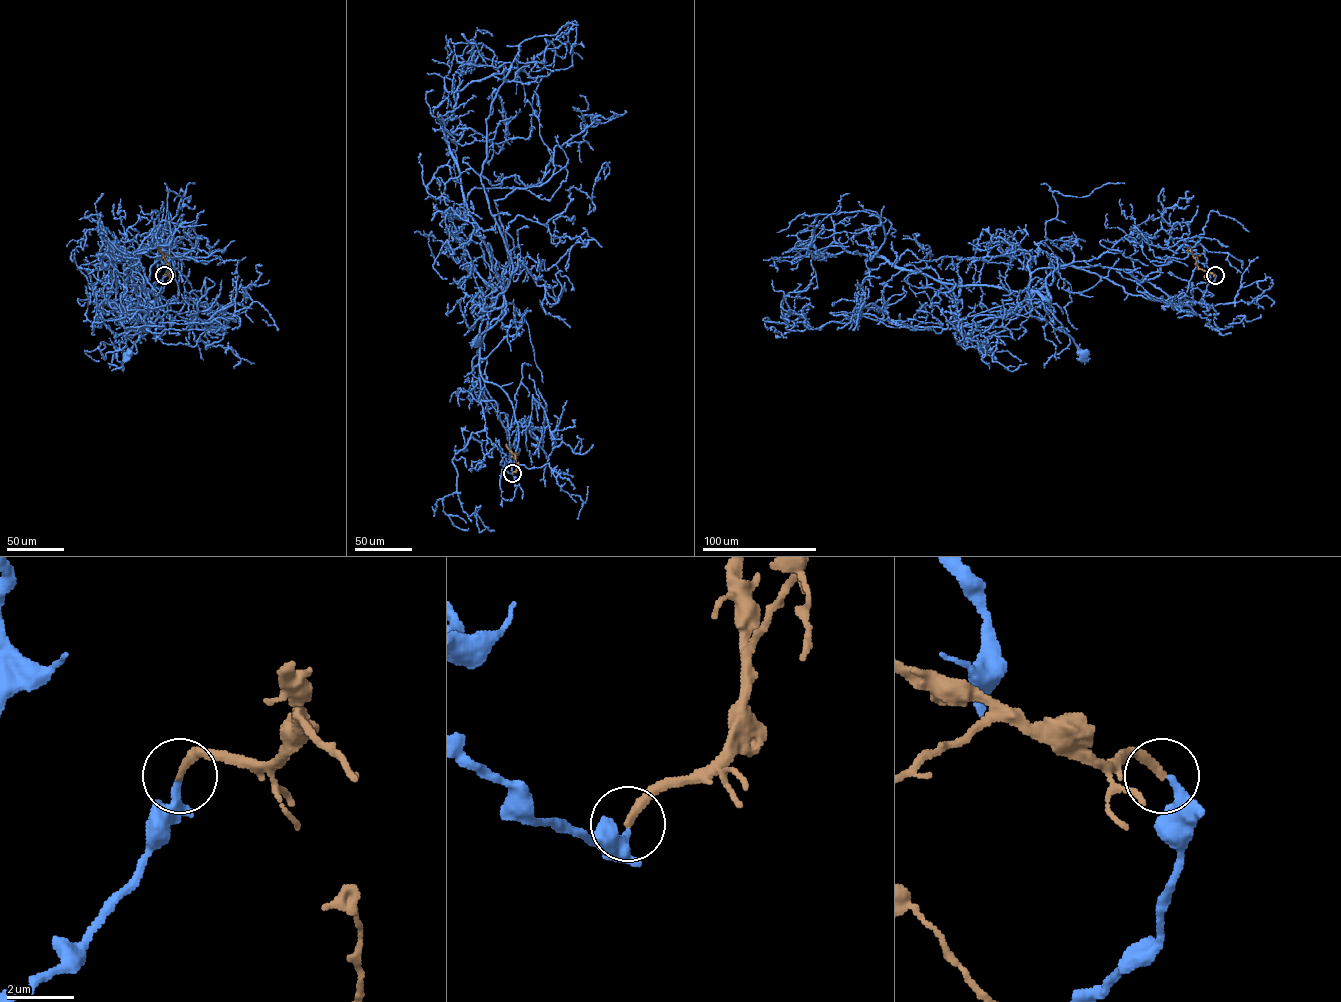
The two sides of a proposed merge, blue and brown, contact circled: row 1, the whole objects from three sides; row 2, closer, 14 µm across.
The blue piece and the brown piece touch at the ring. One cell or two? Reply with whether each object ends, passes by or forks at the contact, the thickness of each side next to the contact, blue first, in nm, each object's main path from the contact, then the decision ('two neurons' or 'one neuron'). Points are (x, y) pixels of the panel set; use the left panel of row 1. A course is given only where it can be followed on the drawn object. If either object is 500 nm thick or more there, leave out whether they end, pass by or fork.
blue ends; brown ends; calibres 240 and 260 nm; course blue (164, 274), (156, 282), (162, 241), (149, 279), (135, 276), (131, 265), (156, 292), (158, 310), (129, 354); course brown (164, 274), (168, 273), (167, 263), (159, 248); two neurons

